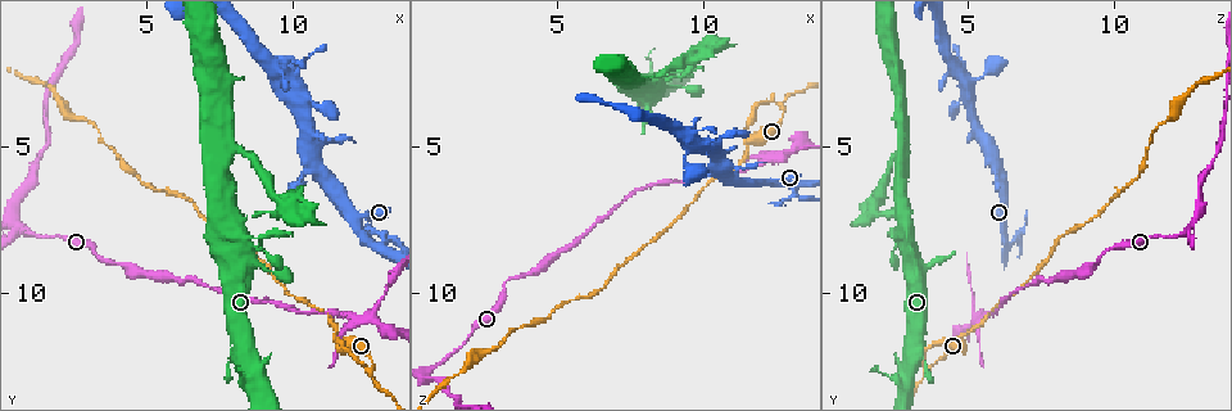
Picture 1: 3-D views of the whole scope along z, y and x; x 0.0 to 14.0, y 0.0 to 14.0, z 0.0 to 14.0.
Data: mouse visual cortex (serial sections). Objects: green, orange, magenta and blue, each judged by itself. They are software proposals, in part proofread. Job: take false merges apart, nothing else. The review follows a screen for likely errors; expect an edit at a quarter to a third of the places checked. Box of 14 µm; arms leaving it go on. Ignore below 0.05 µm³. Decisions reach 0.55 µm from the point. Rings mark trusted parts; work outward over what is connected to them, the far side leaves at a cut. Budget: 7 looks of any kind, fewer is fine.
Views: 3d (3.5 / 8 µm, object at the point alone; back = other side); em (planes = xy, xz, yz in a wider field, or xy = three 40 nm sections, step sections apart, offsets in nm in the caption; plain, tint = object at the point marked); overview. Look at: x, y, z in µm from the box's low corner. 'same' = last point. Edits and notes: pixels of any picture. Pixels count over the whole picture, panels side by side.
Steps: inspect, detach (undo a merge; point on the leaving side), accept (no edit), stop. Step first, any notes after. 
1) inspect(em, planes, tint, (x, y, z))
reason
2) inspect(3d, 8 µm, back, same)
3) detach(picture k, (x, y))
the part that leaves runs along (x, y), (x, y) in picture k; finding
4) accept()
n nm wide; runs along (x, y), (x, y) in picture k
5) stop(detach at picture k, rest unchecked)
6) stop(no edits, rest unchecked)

inspect(3d, 8 µm, (12.6, 10.8, 5.3))
three-way junction

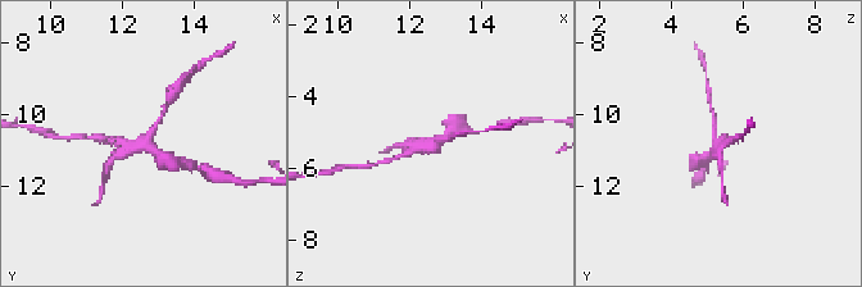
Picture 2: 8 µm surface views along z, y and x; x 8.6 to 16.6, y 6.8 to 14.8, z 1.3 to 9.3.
inspect(em, planes, tint, (12.7, 10.8, 5.2))
3 arms; arms of 150, 150, 300 nm; now the EM

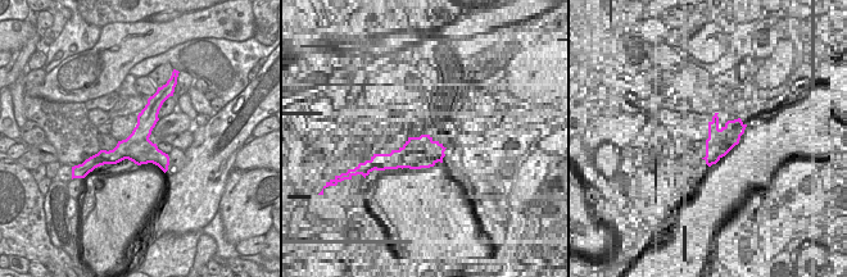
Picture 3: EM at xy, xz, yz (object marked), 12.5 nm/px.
detach(picture 2, (107, 167))
the part that leaves runs along (146, 140), (159, 122), (172, 92) in picture 2; two cells meet here

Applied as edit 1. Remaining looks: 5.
inspect(overview)

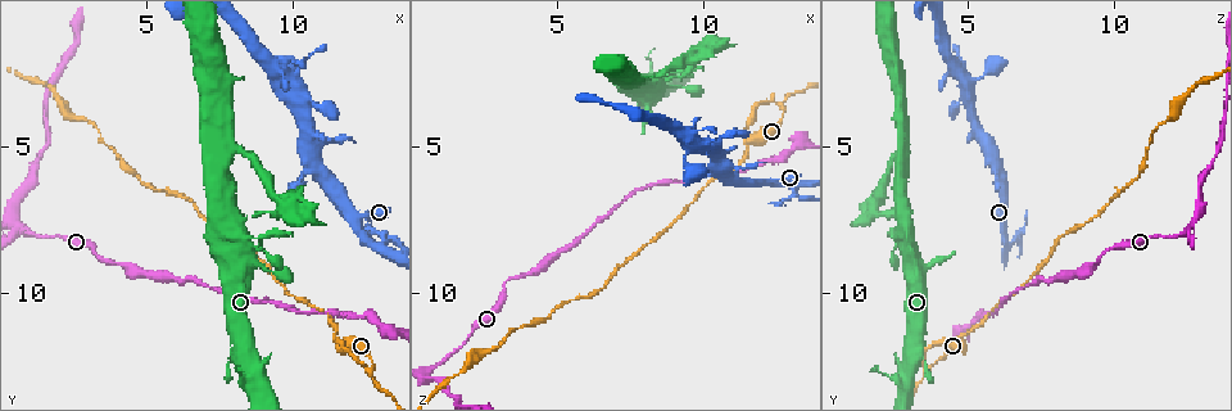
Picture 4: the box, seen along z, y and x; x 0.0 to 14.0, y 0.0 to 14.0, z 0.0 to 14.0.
inspect(3d, 8 µm, (12.7, 12.7, 3.7))
three arms meet

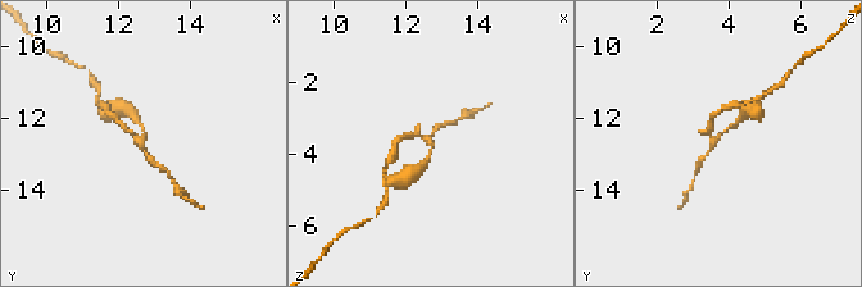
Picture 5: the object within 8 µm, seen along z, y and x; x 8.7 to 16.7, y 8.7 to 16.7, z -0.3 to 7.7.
inspect(3d, 3.5 µm, back, (12.6, 12.6, 3.6))

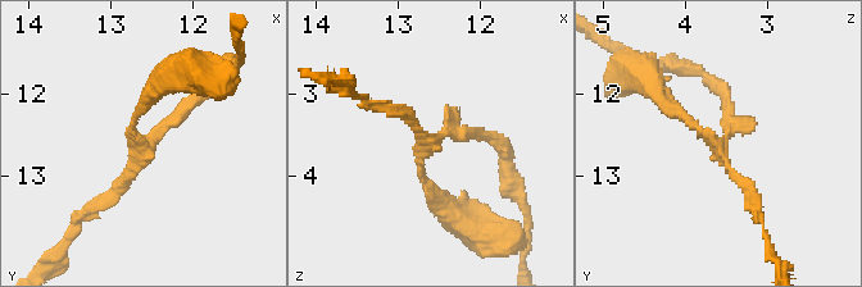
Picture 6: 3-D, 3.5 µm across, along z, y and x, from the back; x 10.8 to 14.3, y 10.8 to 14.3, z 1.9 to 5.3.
inspect(em, planes, tint, (12.60, 12.65, 3.60))
3 arms; arms of 150, 150, 150 nm; need the tissue

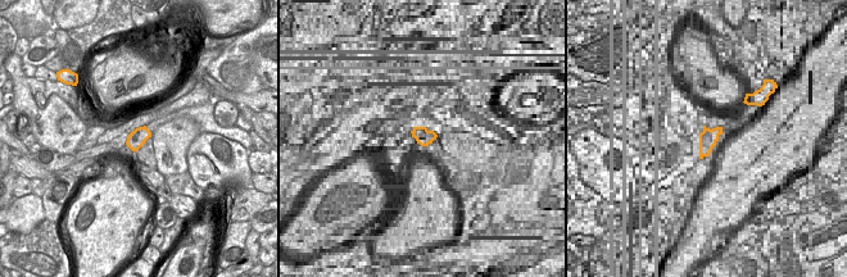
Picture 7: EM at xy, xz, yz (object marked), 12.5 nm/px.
accept()
runs along (661, 100), (720, 147), (722, 87) in picture 6; one cell here

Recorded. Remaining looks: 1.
stop(detach at picture 2, rest unchecked)

